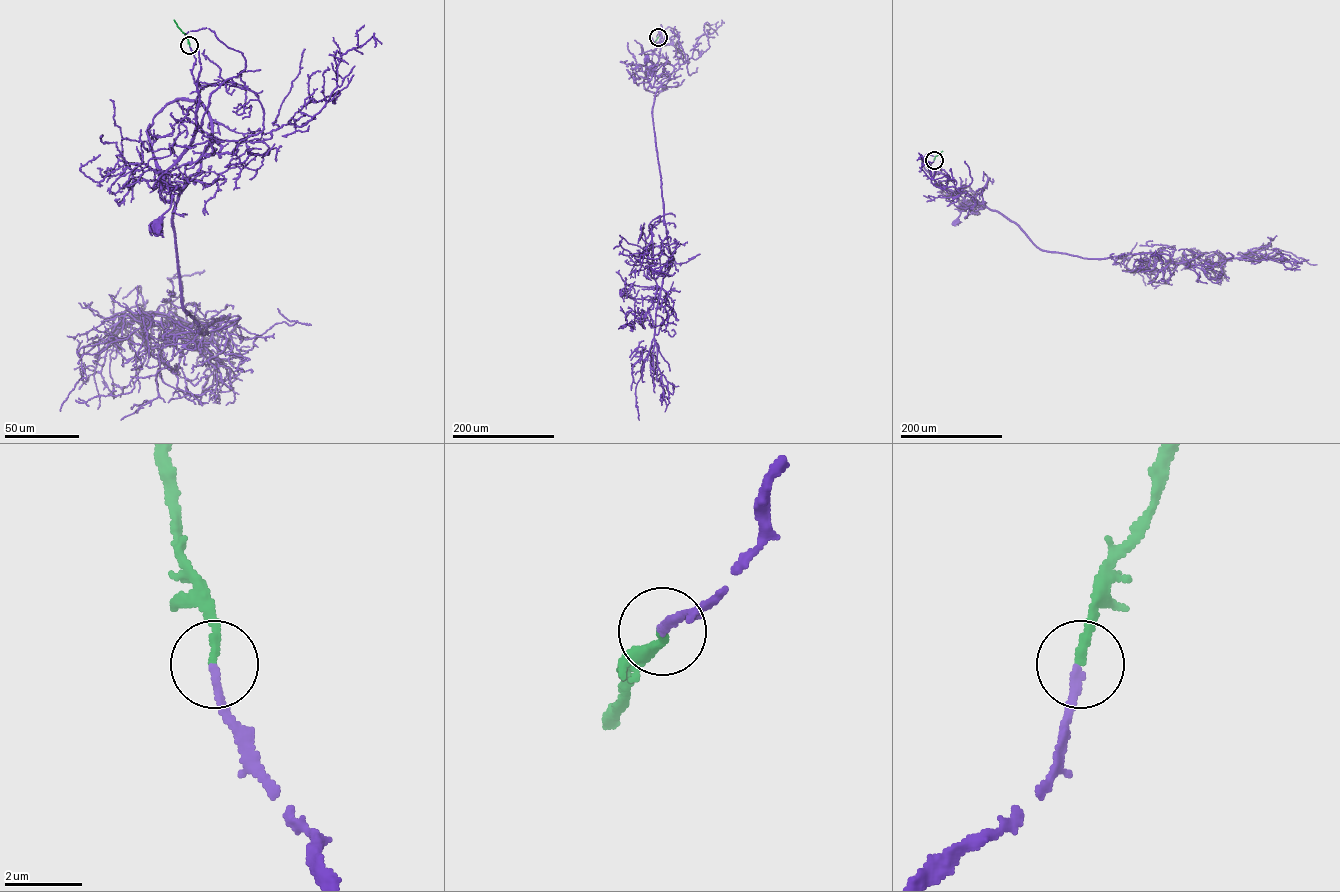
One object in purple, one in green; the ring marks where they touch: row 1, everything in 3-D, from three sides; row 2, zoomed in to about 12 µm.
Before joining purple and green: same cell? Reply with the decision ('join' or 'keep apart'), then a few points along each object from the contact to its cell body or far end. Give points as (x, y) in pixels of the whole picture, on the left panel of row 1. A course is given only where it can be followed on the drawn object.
join; course purple (189, 45), (196, 59), (192, 75), (199, 95), (196, 129), (191, 144), (162, 174), (171, 202), (155, 227); course green (189, 45), (188, 37), (174, 20)

